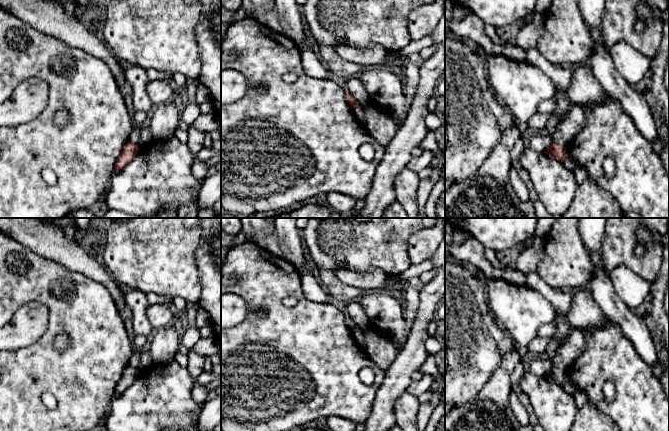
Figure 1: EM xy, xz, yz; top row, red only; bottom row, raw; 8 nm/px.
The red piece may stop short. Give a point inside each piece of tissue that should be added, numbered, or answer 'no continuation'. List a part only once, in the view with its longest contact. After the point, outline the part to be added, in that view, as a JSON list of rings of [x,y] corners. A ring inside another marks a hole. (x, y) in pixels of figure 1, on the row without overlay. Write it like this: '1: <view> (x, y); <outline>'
no continuation

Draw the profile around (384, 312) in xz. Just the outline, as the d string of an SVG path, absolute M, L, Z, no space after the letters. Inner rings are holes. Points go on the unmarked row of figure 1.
M381 291L364 293L357 301L367 315L370 328L390 341L399 352L410 332L399 299Z

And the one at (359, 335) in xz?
M360 327L353 333L354 339L359 346L365 348L365 332Z

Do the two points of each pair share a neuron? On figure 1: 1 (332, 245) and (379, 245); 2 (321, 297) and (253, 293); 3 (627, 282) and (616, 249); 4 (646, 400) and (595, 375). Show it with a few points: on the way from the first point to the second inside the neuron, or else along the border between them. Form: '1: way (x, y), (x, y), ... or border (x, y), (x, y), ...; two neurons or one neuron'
1: way (344, 245), (367, 245); one neuron
2: border (299, 273), (302, 294), (312, 301), (326, 303); two neurons
3: border (608, 273), (618, 266), (625, 265), (641, 278); two neurons
4: way (633, 387), (621, 375), (608, 375); one neuron

